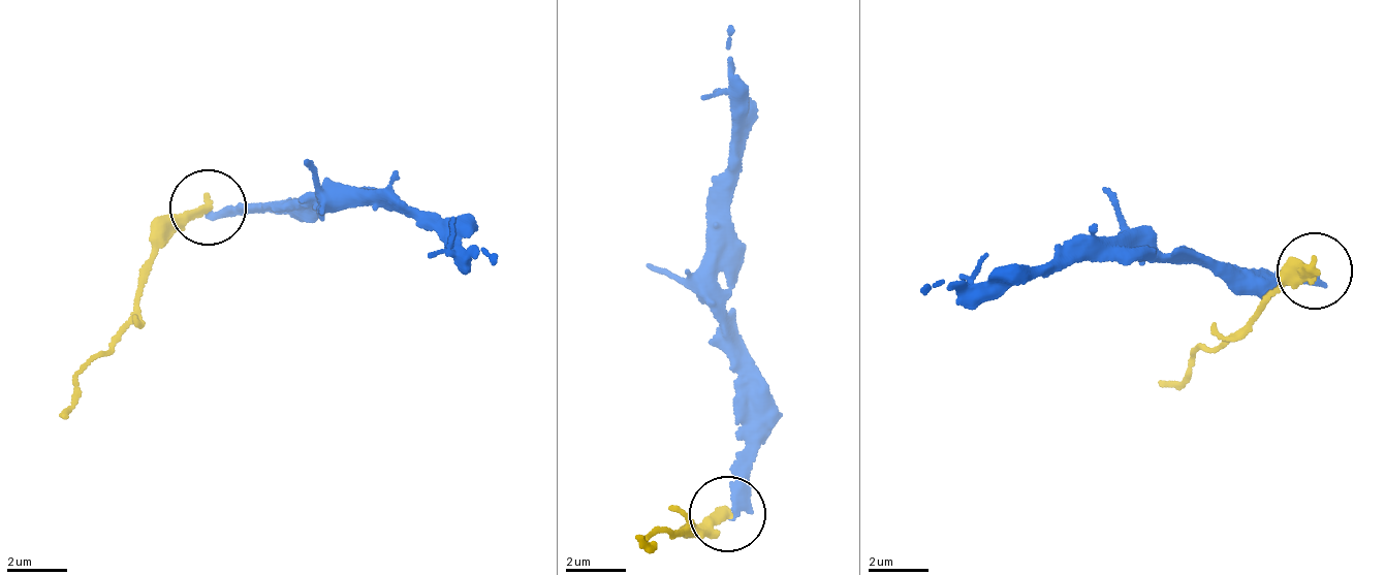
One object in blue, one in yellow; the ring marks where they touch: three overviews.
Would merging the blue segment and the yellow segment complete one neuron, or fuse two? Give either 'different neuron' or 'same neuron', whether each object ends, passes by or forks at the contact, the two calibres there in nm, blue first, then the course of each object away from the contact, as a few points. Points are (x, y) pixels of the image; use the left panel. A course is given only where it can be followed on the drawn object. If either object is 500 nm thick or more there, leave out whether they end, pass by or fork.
different neuron | blue ends | yellow ends | 360/300 nm | blue via (210, 213), (286, 206), (344, 210), (368, 199), (495, 262) | yellow via (210, 205), (190, 210), (160, 241), (123, 323), (92, 357), (64, 421)

